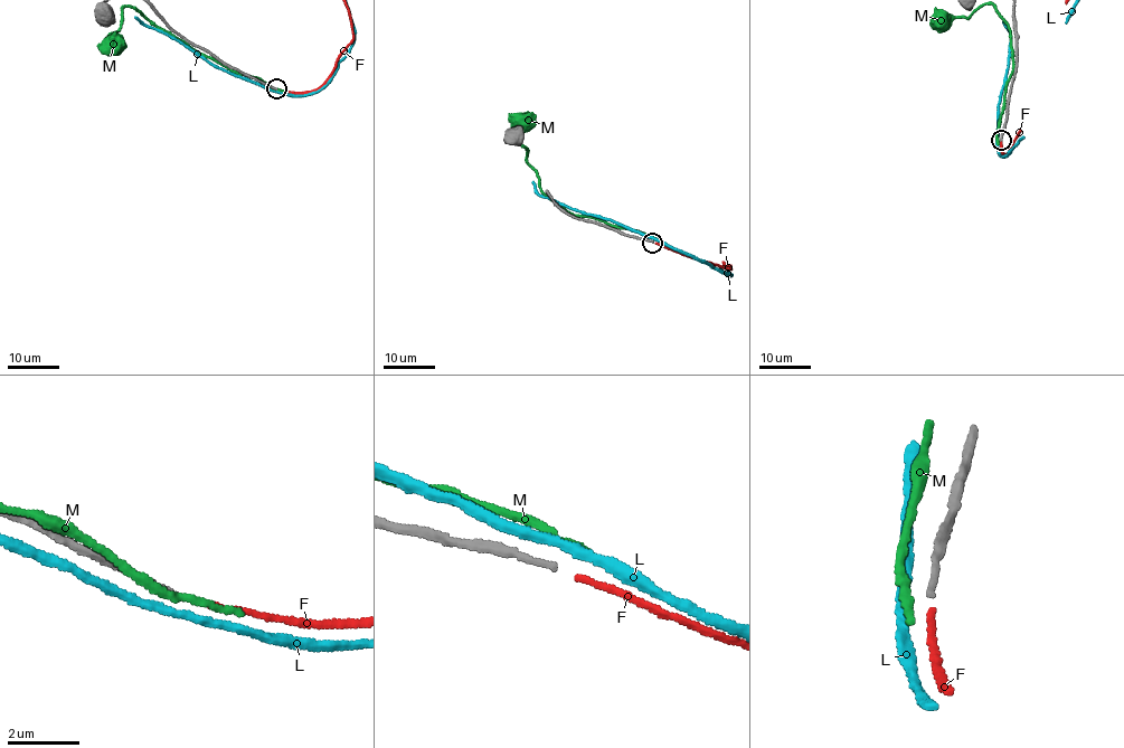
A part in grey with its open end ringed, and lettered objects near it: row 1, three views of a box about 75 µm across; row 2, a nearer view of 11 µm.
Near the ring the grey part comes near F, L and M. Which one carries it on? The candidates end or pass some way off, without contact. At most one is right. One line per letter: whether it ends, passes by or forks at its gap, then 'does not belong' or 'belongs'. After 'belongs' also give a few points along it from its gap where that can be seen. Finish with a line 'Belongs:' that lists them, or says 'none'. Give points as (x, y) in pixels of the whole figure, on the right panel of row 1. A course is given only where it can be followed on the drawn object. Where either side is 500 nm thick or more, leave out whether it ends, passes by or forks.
F: it ends there; belongs
L: it passes by; does not belong
M: it passes by; does not belong
Belongs: F

